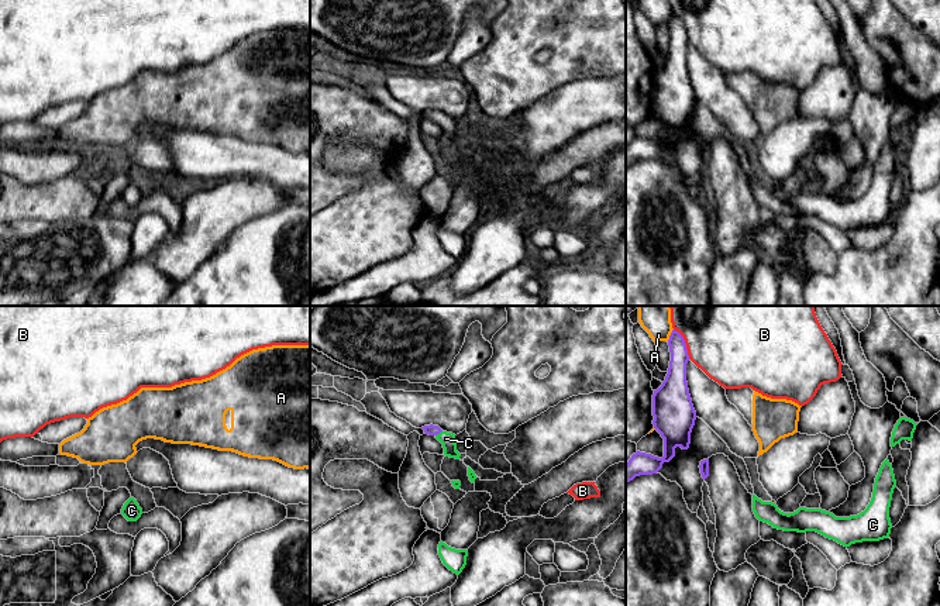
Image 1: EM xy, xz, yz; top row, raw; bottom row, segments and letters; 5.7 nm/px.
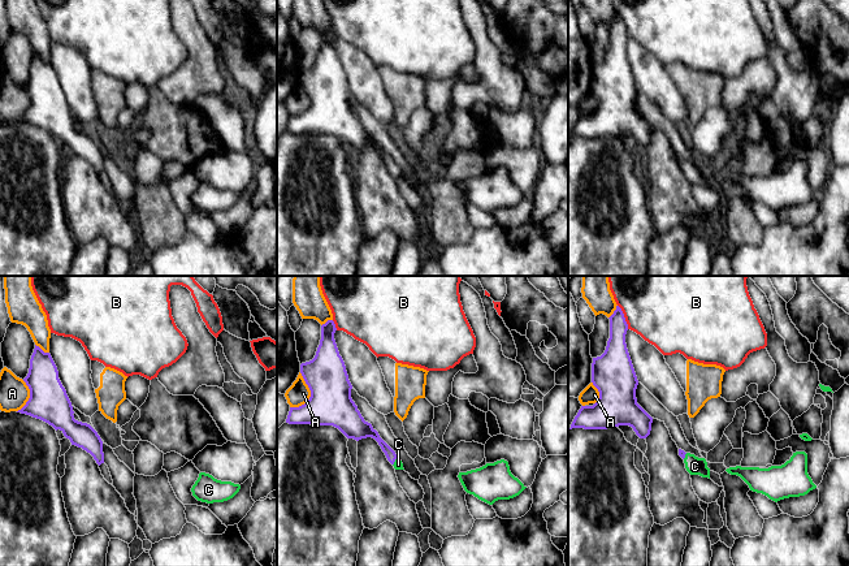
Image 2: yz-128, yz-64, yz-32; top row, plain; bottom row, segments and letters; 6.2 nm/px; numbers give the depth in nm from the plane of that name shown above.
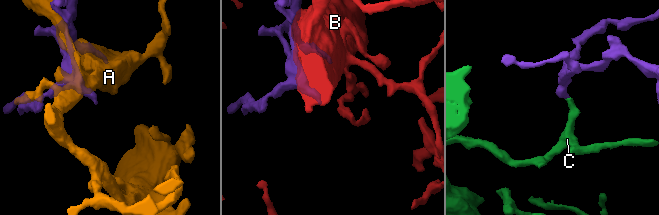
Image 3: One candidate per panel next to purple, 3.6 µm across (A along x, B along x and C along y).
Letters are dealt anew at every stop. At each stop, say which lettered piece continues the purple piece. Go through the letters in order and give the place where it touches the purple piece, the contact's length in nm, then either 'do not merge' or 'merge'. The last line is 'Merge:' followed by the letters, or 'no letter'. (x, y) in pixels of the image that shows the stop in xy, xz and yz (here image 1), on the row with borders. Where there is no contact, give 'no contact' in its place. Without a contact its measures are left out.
A: yz (670, 336) | 90 nm | do not merge
B: yz (685, 344) | 200 nm | do not merge
C: xz (438, 433) | 50 nm | merge
Merge: C

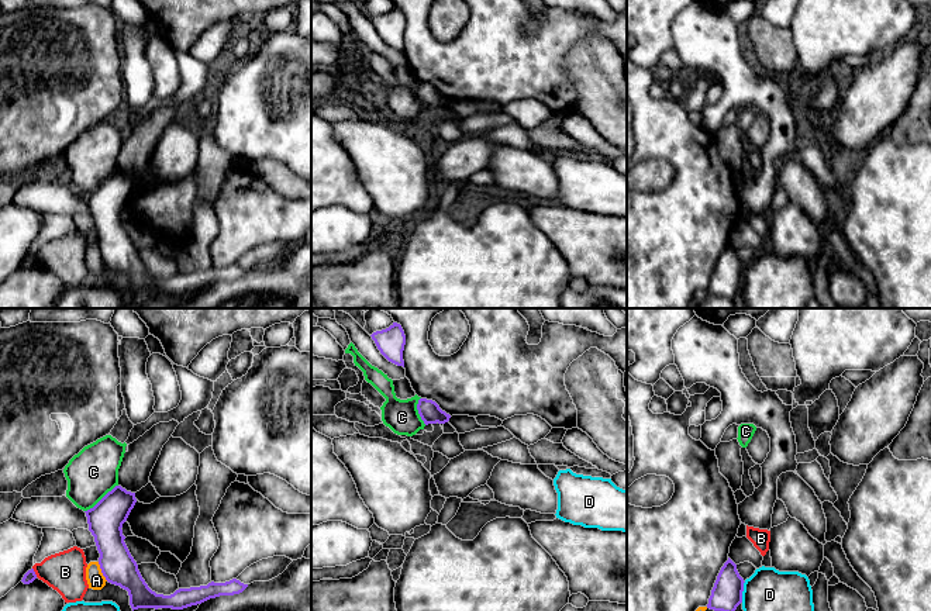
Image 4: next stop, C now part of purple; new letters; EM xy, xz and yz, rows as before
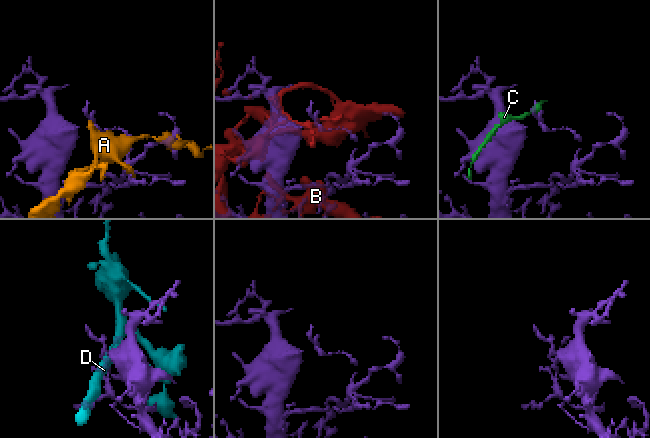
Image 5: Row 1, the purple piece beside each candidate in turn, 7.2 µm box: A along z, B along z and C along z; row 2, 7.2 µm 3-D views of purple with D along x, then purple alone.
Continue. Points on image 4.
A: xy (102, 572) | 130 nm | do not merge
B: xy (34, 572) | 60 nm | do not merge
C: xy (102, 499) | 240 nm | do not merge
D: yz (742, 590) | 120 nm | do not merge
Merge: no letter

